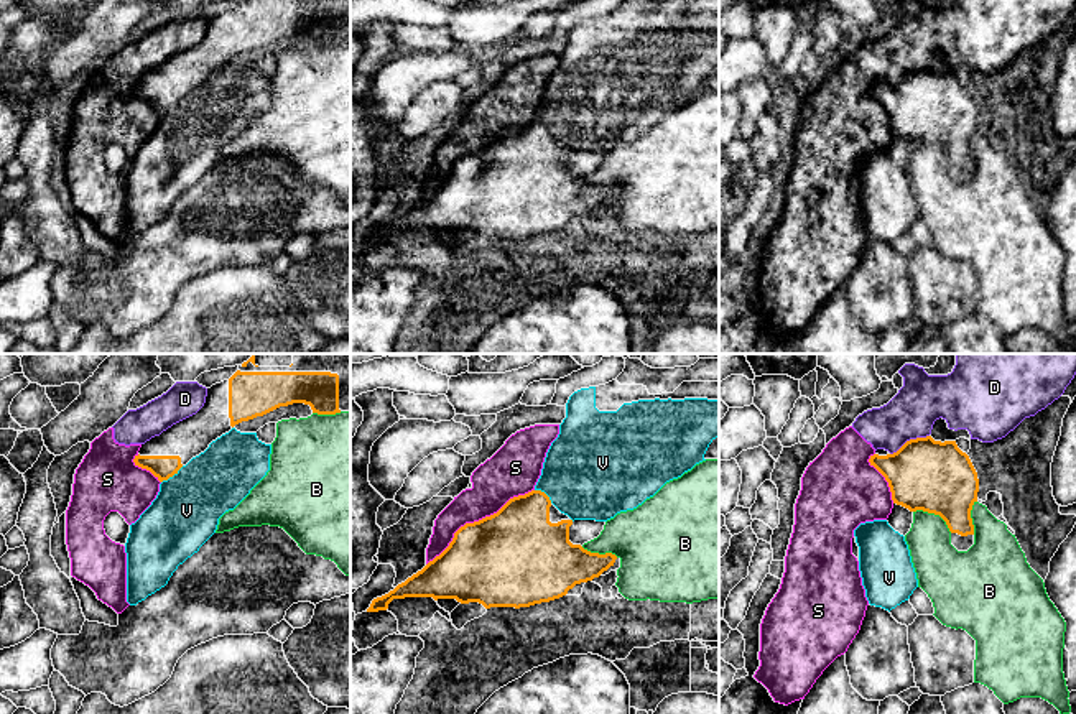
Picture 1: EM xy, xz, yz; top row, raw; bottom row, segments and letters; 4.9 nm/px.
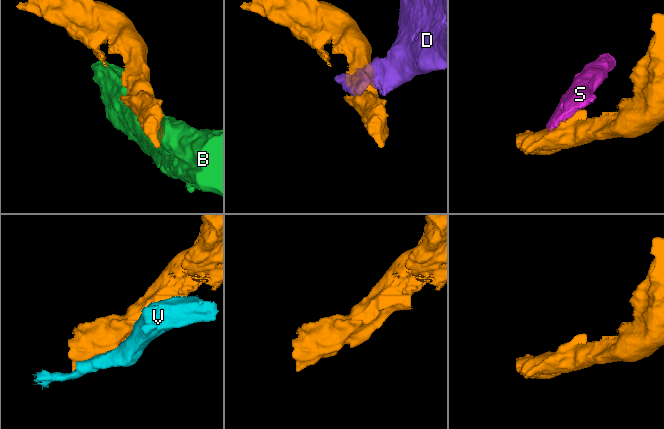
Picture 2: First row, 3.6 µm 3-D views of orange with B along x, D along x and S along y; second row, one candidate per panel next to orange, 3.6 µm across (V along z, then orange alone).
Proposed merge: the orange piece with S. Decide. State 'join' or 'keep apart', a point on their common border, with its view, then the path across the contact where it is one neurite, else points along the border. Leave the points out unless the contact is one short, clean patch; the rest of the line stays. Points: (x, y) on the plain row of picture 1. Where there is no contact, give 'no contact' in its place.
keep apart; meets orange in xz at (479, 152)

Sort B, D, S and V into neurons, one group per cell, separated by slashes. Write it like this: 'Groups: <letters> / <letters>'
Groups: B / D S / V

